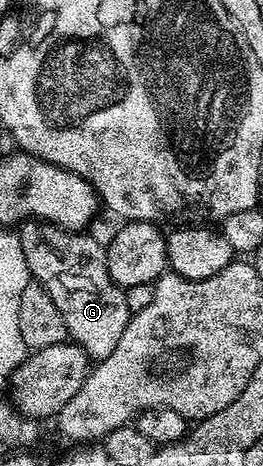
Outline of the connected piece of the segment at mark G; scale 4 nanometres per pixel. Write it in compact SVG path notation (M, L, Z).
M29 219L17 227L21 241L21 249L25 253L25 261L31 270L32 280L42 283L43 287L53 297L53 305L57 305L57 313L65 321L65 329L70 342L75 343L92 360L102 361L117 349L117 341L121 341L121 333L125 333L127 322L132 314L127 304L127 292L119 287L109 277L107 268L107 253L104 244L98 243L91 233L67 231L52 223L44 223L42 219Z

